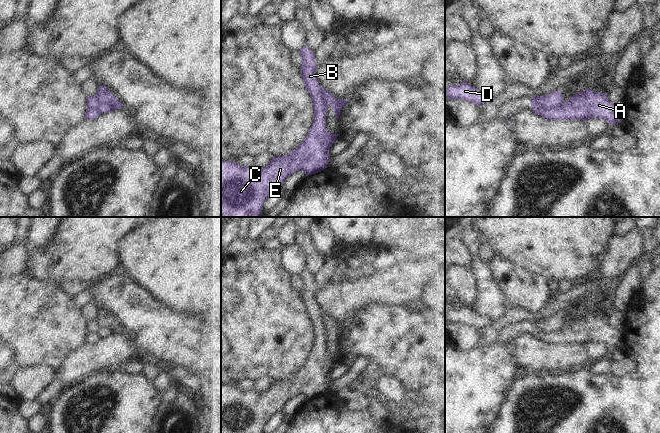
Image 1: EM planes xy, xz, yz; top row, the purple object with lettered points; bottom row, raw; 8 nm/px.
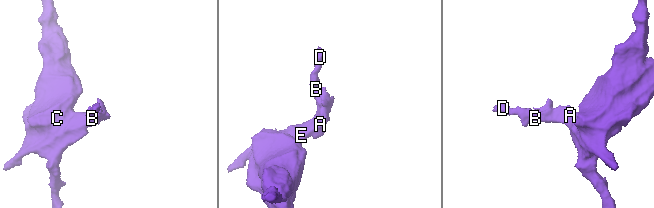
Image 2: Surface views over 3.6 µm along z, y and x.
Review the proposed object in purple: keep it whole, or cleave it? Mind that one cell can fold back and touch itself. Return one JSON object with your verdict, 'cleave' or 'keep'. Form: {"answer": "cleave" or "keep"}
{"answer": "keep"}

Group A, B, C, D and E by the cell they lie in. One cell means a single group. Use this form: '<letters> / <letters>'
A B C D E

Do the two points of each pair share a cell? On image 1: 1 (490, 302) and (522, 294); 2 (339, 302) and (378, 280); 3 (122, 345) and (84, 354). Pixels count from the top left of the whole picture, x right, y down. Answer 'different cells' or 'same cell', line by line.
1: different cells
2: same cell
3: same cell

